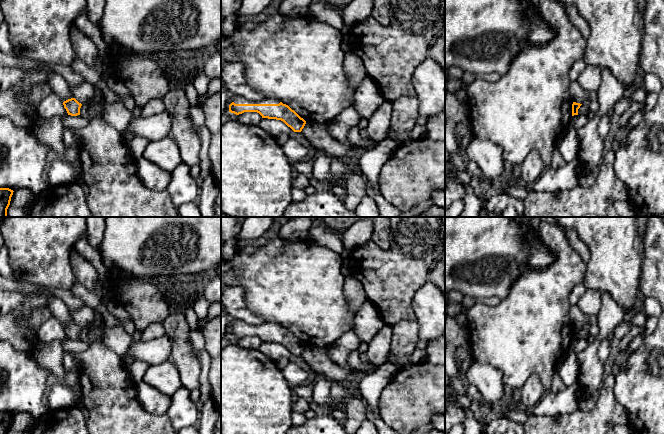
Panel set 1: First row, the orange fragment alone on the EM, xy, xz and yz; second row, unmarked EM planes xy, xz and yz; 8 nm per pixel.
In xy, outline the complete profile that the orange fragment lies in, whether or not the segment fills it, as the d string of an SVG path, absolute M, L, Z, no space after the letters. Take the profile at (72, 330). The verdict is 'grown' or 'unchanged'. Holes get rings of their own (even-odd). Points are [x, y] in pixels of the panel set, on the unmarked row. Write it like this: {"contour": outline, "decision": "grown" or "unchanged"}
{"contour": "M75 322L68 323L63 326L64 332L68 339L77 340L80 339L80 332L82 330Z", "decision": "unchanged"}

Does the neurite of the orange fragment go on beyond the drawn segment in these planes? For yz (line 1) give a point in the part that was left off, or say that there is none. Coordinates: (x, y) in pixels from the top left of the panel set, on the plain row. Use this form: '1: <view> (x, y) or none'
1: none

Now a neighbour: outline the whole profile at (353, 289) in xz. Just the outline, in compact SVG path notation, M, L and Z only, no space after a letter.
M350 276L344 281L344 294L348 300L348 309L353 314L368 300L363 285Z

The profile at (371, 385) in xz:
M386 362L371 372L359 376L357 386L375 416L379 416L379 399L384 388L394 379L399 368Z

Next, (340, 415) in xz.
M332 409L330 415L344 425L347 421L347 413L344 410Z

